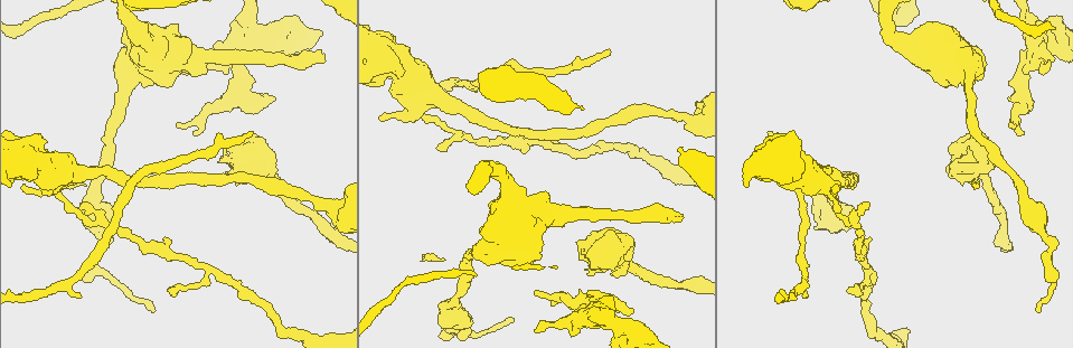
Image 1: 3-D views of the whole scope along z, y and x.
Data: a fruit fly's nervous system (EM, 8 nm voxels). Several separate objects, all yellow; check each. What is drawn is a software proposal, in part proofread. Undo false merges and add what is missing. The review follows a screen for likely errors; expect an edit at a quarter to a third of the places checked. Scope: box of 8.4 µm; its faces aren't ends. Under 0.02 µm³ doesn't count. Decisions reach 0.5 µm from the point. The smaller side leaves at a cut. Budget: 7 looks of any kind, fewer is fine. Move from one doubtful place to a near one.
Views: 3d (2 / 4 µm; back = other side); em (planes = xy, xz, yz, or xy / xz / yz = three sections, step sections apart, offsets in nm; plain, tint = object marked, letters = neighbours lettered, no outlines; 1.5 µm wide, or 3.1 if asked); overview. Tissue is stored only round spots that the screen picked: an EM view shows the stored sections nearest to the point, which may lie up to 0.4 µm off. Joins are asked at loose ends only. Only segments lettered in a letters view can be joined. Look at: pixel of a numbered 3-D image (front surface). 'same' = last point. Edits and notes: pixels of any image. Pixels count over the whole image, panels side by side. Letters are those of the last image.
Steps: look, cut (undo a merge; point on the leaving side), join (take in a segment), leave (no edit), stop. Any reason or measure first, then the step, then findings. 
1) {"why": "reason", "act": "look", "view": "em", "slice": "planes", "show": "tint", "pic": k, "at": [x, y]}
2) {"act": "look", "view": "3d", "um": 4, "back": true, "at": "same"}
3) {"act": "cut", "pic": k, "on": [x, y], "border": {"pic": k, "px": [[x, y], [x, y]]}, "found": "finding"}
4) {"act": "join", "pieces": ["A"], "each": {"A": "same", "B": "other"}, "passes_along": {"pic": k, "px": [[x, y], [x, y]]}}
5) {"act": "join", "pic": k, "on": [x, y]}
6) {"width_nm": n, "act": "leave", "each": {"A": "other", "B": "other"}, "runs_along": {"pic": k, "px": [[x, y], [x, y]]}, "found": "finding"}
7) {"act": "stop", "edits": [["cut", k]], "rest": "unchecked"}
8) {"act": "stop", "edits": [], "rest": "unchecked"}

{"why": "branch stops here", "act": "look", "view": "3d", "um": 4, "pic": 1, "at": [1048, 63]}

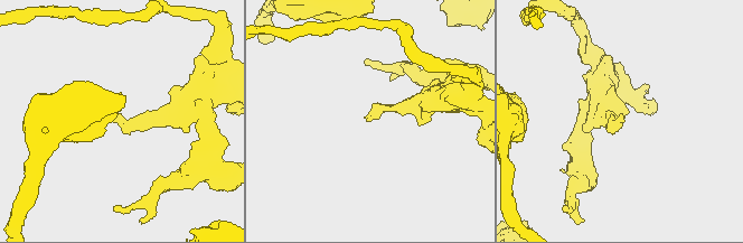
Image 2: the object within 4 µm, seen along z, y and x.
{"act": "look", "view": "em", "slice": "planes", "show": "letters", "pic": 2, "at": [117, 118]}

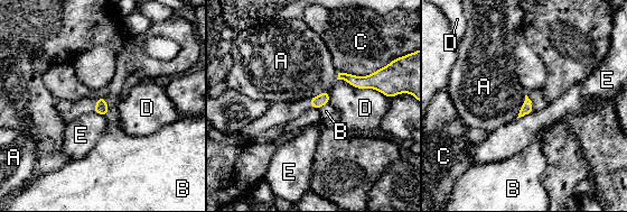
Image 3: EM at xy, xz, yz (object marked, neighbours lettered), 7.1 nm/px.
{"act": "leave", "each": {"A": "other", "B": "other", "C": "other", "D": "other", "E": "other"}, "border": {"pic": 3, "px": [[102, 97], [108, 107], [105, 117]]}, "found": "no lettered segment goes on from it"}

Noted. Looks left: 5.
{"why": "branch stops here", "act": "look", "view": "em", "slice": "planes", "show": "letters", "pic": 1, "at": [633, 312]}

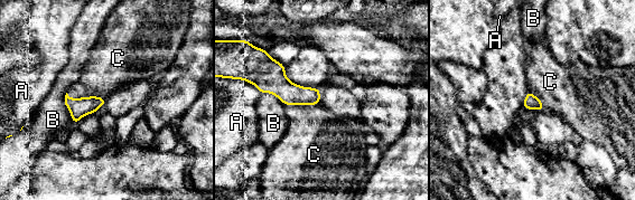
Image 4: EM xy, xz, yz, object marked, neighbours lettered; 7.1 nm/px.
{"longest_contact_nm": ["B", 240], "act": "join", "pic": 4, "on": [314, 136], "each": {"A": "other", "B": "other", "C": "same"}, "found": "the cell continues"}

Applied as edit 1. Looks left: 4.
{"why": "redraw", "act": "look", "view": "overview"}

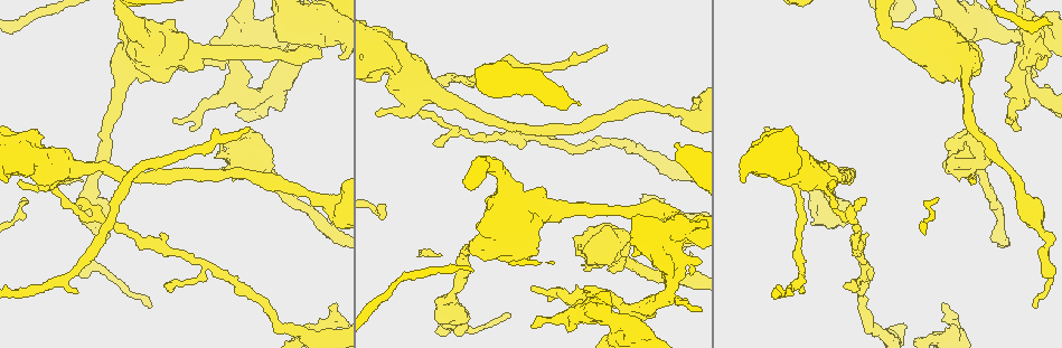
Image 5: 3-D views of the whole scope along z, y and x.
{"why": "thin end", "act": "look", "view": "em", "slice": "xy", "step": 8, "show": "letters", "pic": 5, "at": [604, 47]}

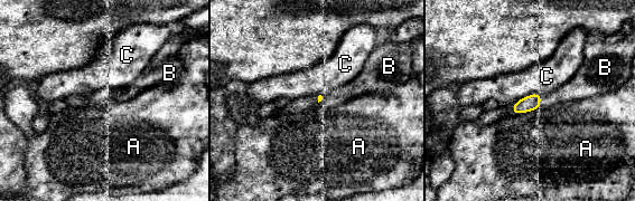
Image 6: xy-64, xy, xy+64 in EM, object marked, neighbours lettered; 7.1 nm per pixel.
{"longest_contact_nm": ["C", 220], "act": "join", "pic": 6, "on": [571, 91], "each": {"A": "other", "B": "same", "C": "other"}, "found": "the cell continues"}

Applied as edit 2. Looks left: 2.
{"act": "stop", "edits": [["join", 4], ["join", 6]], "rest": "unchecked"}

